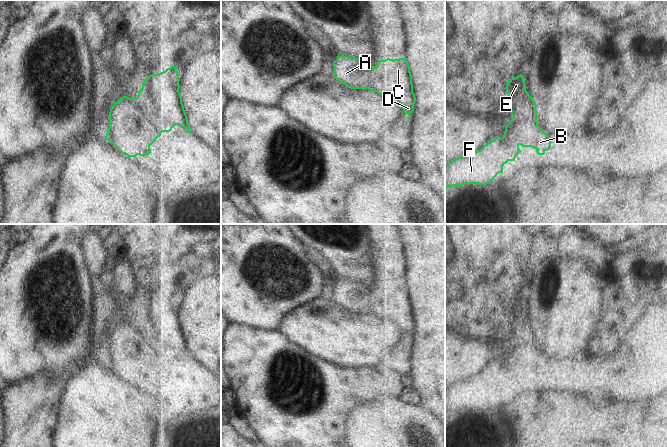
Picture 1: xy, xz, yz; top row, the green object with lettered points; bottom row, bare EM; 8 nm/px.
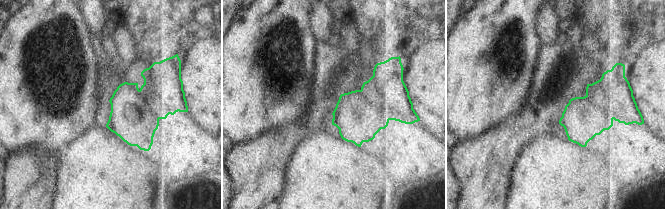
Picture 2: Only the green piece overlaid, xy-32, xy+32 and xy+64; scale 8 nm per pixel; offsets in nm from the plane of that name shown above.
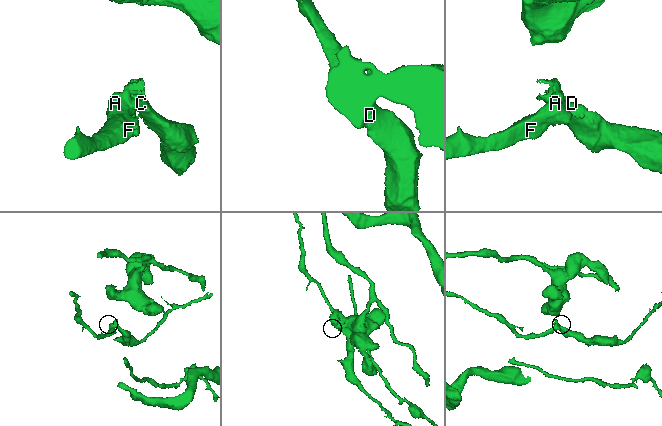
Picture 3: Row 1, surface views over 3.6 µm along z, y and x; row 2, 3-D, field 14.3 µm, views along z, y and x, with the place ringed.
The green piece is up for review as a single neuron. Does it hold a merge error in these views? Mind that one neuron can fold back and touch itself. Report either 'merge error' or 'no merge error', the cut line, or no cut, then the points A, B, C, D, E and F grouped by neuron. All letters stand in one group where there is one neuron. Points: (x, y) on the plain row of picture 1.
merge error; cut in xy along (136, 321), (139, 331), (162, 355); A B F / C D E

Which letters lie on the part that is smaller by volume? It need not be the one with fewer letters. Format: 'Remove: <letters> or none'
Remove: A, B, F.

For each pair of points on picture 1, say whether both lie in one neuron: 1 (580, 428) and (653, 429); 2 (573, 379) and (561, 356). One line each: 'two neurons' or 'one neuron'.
1: one neuron
2: two neurons

